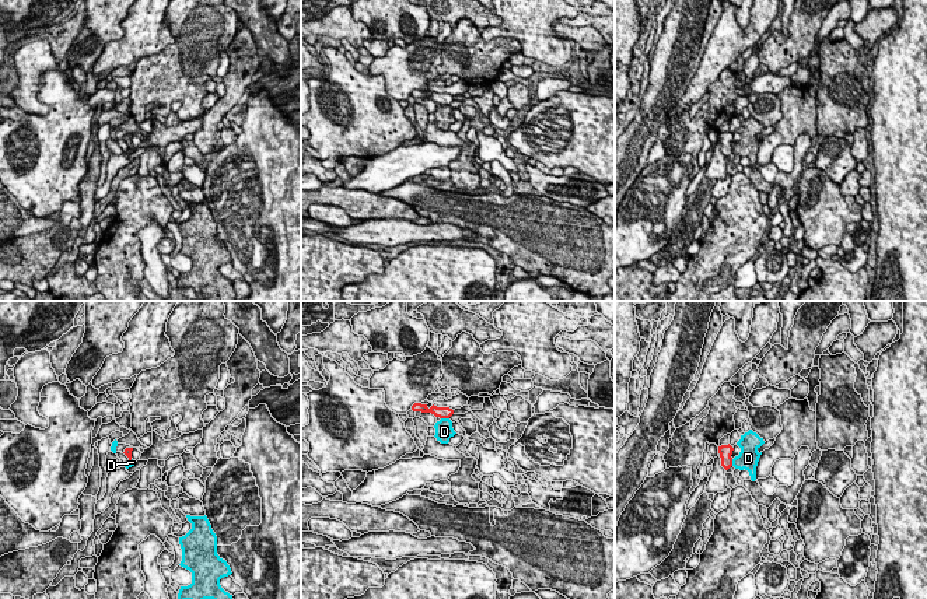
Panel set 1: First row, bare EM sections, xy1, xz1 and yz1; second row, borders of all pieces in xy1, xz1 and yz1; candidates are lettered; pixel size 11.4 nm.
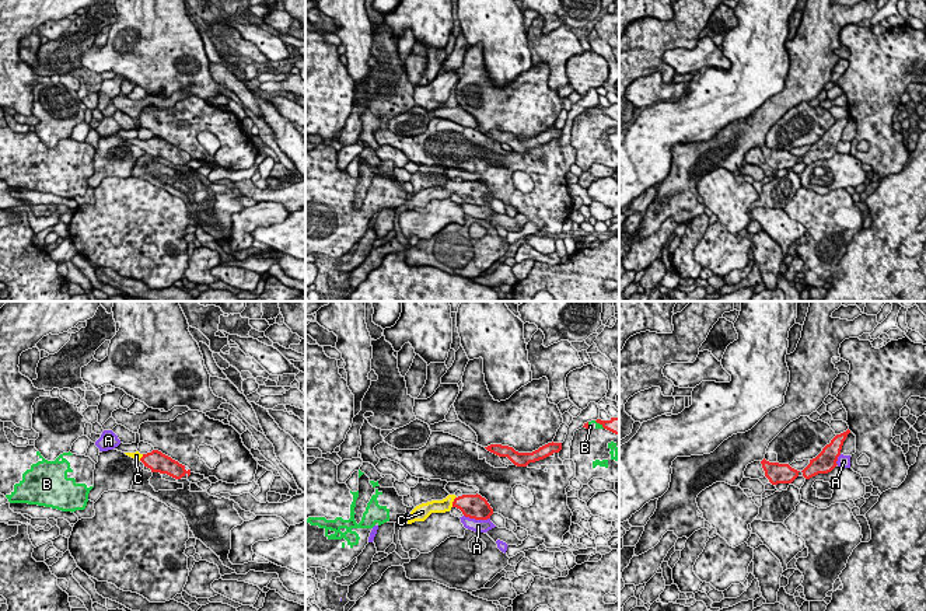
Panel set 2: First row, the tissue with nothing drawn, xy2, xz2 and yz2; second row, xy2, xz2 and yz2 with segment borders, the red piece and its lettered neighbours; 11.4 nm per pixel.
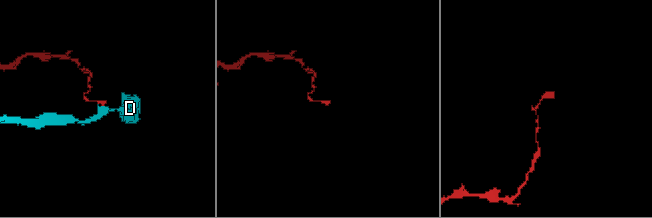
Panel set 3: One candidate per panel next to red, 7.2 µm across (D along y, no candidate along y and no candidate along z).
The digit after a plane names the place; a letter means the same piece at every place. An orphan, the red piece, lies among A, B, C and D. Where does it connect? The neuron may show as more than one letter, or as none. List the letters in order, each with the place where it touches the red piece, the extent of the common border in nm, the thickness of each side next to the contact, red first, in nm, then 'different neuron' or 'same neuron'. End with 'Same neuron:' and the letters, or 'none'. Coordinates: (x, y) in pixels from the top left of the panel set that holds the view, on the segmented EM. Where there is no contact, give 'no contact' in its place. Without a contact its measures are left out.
A: contact xz2 (477, 519); length 300 nm; calibres 280 and 160 nm; different neuron
B: contact xz2 (600, 423); length 150 nm; calibres 190 and 60 nm; different neuron
C: contact xz2 (453, 502); length 140 nm; calibres 280 and 160 nm; same neuron
D: contact xz1 (445, 417); length 100 nm; calibres 130 and 200 nm; different neuron
Same neuron: C

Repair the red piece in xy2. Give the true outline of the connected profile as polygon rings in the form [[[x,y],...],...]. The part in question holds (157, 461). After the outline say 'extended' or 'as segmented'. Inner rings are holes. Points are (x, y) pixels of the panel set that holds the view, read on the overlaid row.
[[[153,450],[147,454],[136,453],[125,453],[126,455],[139,460],[144,464],[144,467],[150,468],[151,472],[167,474],[175,479],[188,479],[191,475],[191,469],[171,457],[163,454],[158,450]]] | extended

